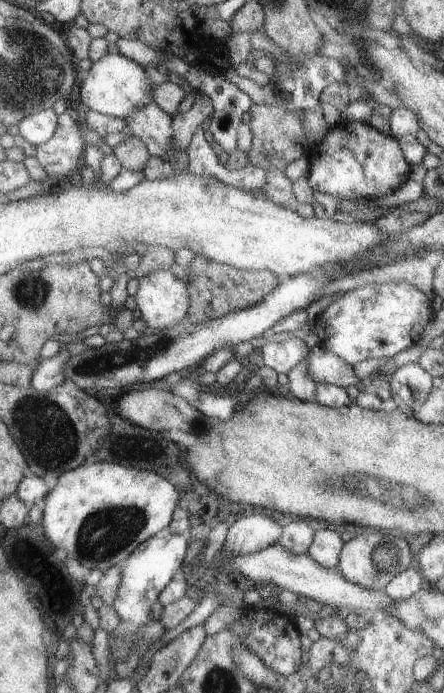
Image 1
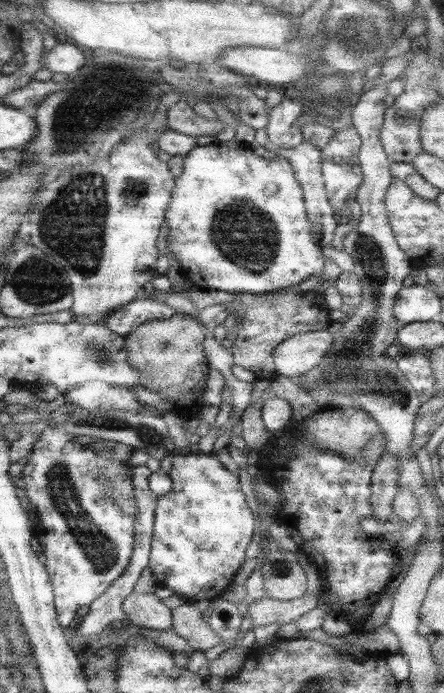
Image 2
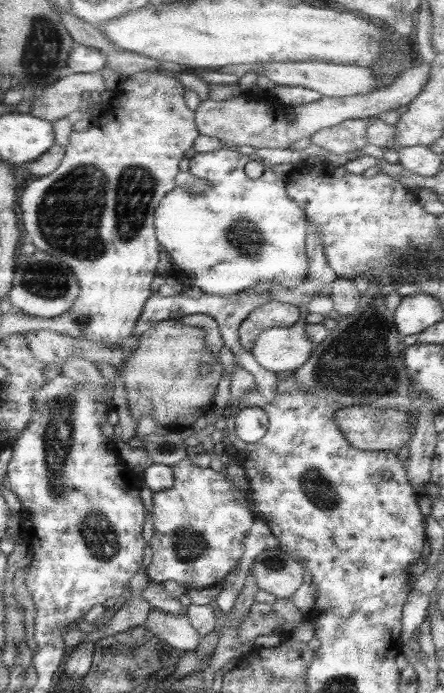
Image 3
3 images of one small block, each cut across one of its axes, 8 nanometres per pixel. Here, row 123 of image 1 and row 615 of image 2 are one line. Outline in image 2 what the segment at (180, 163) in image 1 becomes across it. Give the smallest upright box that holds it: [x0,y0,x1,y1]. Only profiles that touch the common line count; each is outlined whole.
[122,591,173,632]

